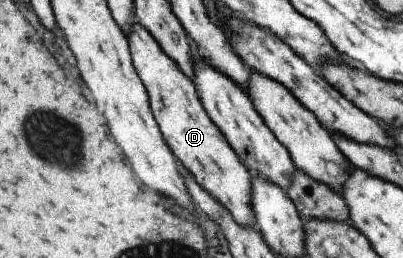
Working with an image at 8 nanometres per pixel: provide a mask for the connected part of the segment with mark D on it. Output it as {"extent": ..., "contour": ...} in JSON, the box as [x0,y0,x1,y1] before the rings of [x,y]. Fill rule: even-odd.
{"extent":[126,23,256,229],"contour":[[[139,23],[132,26],[126,39],[135,72],[146,90],[151,114],[180,168],[222,204],[239,226],[256,229],[254,212],[250,207],[251,172],[242,165],[221,131],[210,121],[194,84]]]}

